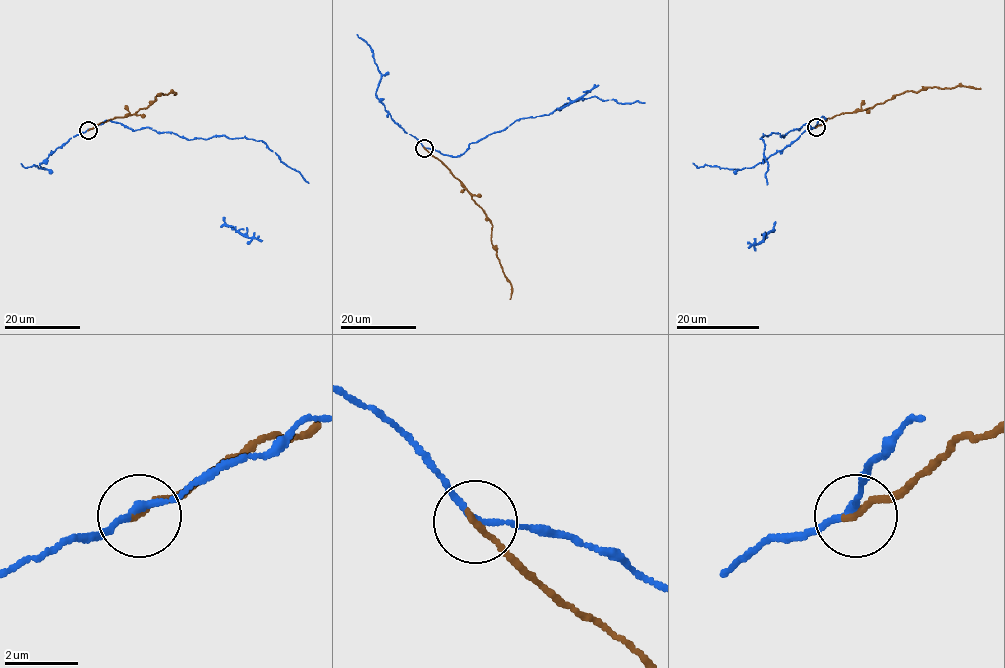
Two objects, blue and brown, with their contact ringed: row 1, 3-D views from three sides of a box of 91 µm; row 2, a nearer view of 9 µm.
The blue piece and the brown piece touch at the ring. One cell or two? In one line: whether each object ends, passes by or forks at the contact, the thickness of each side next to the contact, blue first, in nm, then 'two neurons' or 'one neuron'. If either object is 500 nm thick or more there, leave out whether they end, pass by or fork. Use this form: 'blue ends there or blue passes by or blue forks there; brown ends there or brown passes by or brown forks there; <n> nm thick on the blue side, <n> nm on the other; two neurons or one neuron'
blue passes by; brown ends there; 160 nm thick on the blue side, 170 nm on the other; two neurons

